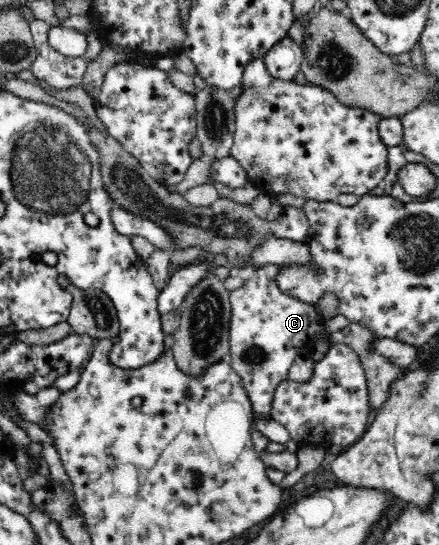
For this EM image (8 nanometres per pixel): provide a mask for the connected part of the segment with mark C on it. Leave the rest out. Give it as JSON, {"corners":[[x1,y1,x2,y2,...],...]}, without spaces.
{"corners":[[267,264,246,275,243,286,230,292,232,316,228,361,242,378,244,389,252,402,254,419,272,417,271,402,275,388,279,382,287,380,293,360,299,354,306,353,314,341,330,341,330,336,325,335,325,320,316,308,277,287,280,274,290,266]]}

